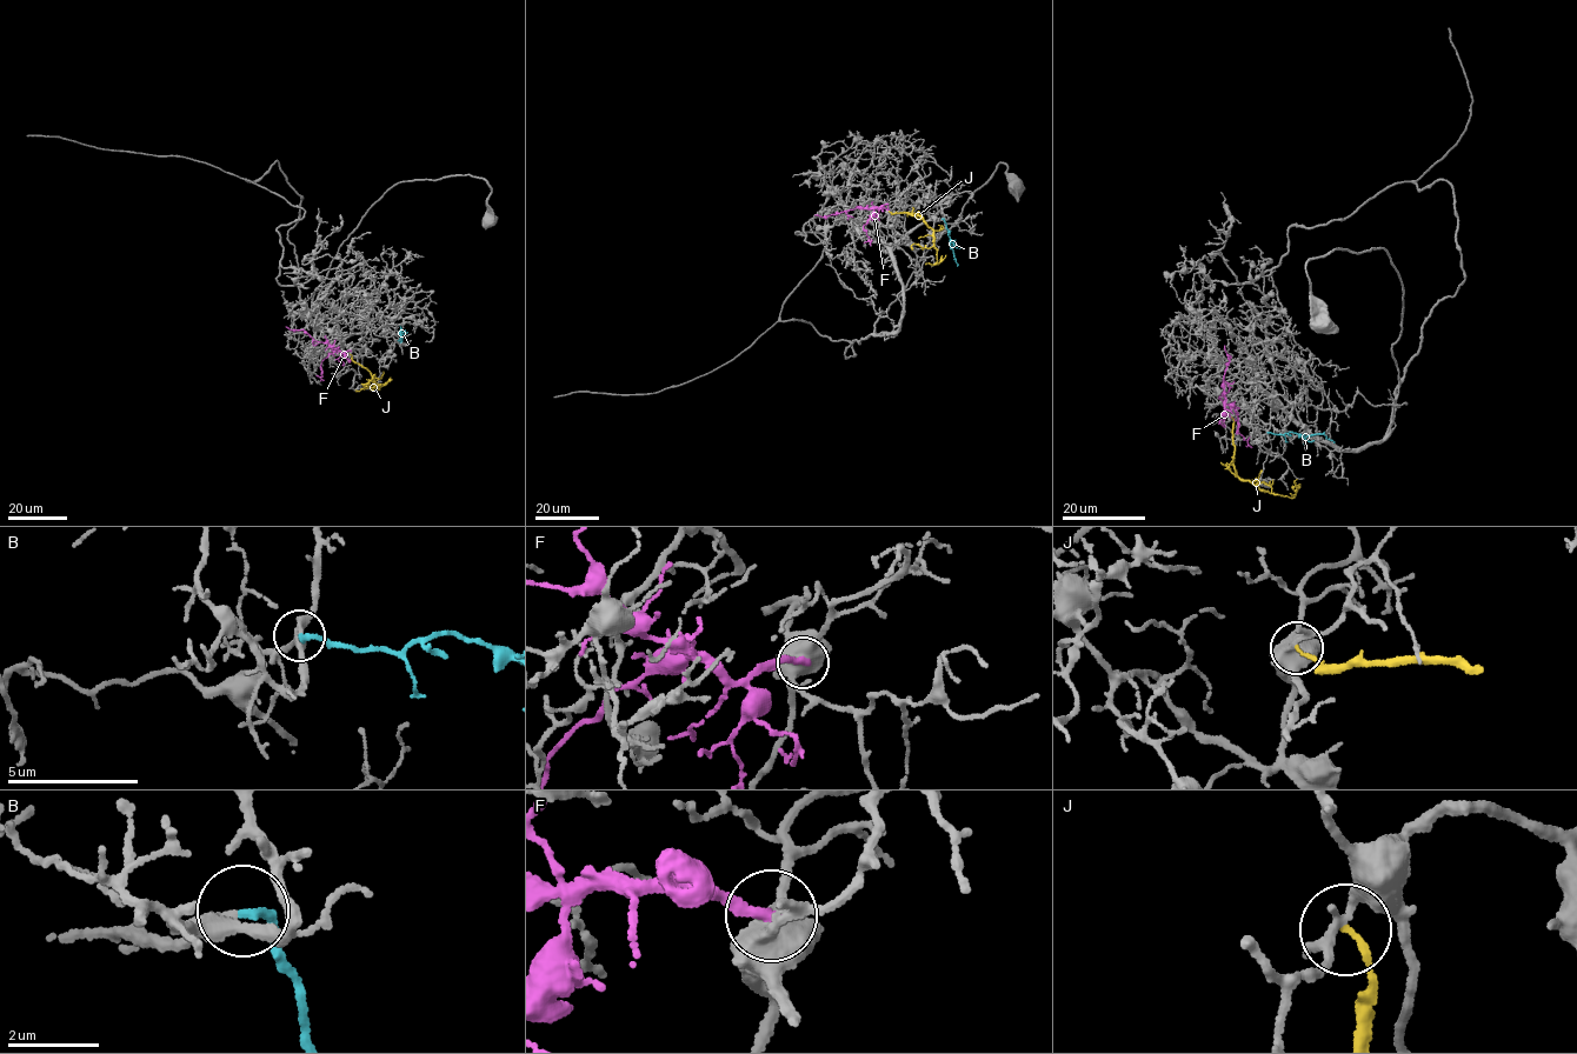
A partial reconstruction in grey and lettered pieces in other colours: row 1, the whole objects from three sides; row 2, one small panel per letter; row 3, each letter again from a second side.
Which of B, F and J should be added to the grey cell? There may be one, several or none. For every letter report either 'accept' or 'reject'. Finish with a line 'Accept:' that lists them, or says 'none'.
B: accept
F: reject
J: reject
Accept: B

